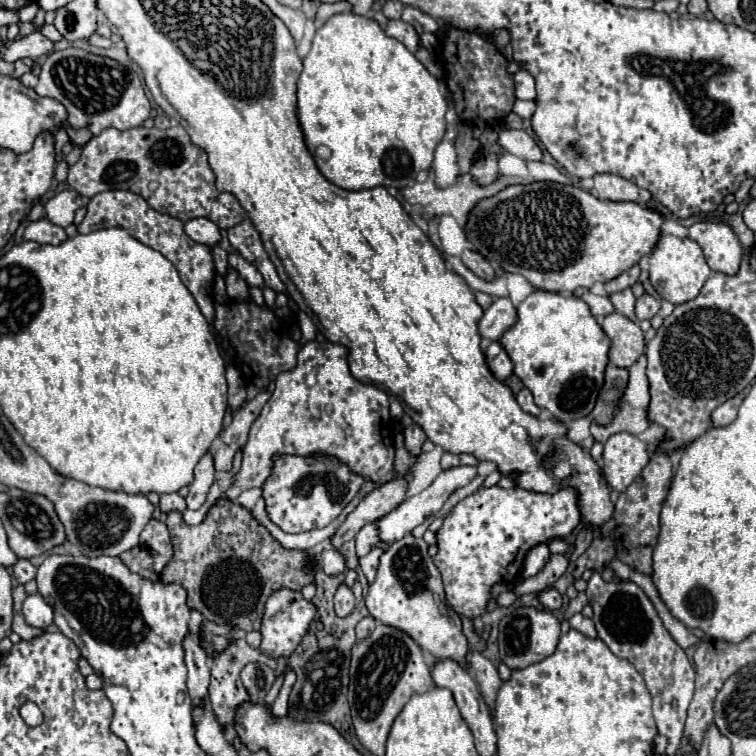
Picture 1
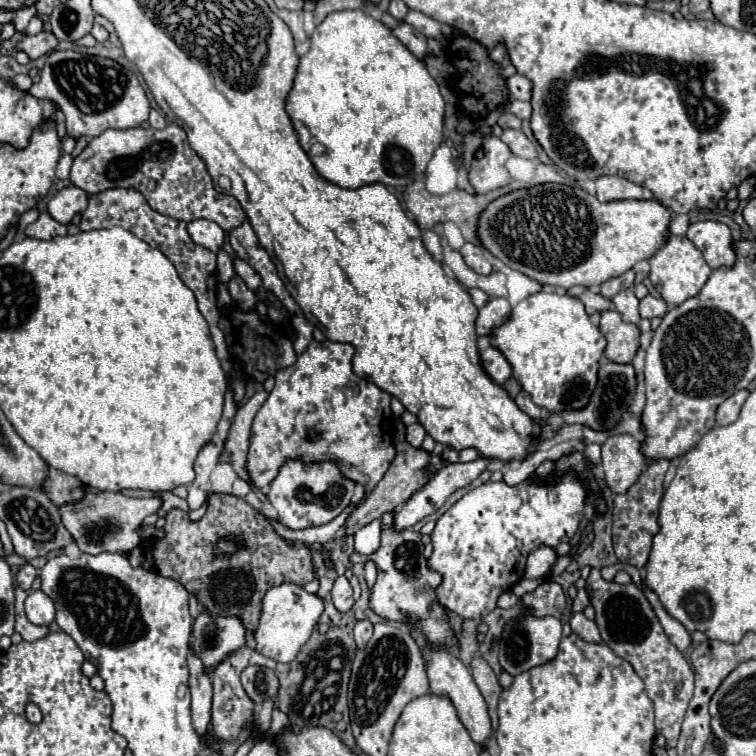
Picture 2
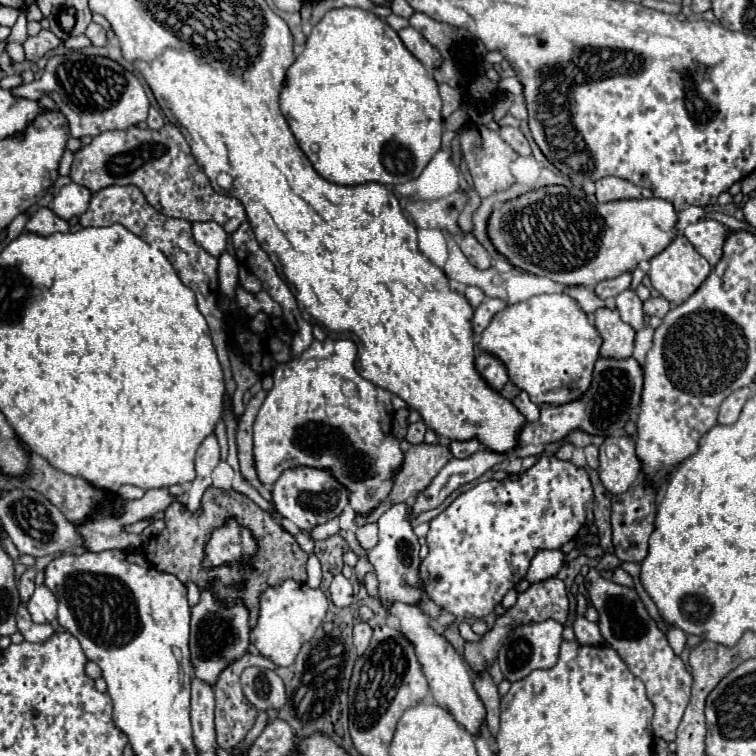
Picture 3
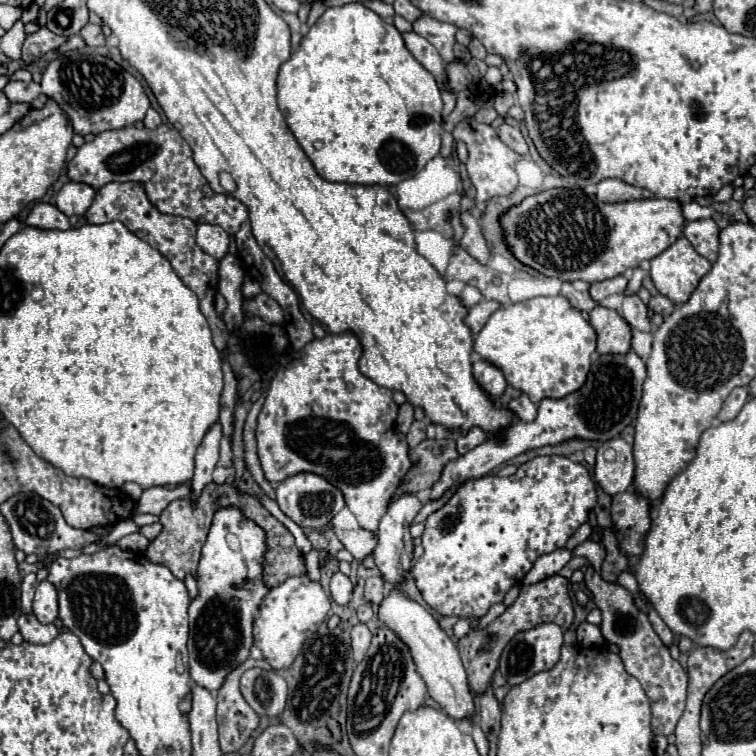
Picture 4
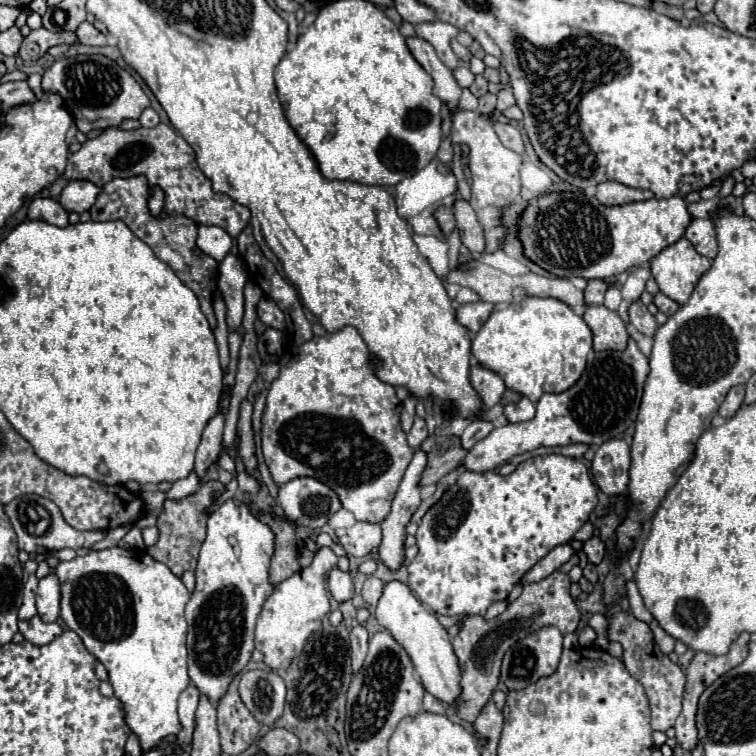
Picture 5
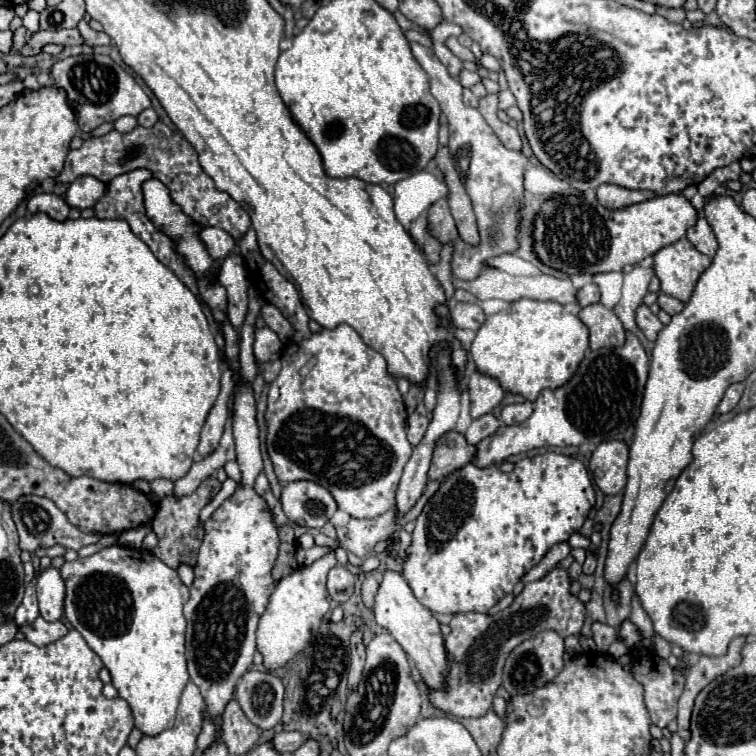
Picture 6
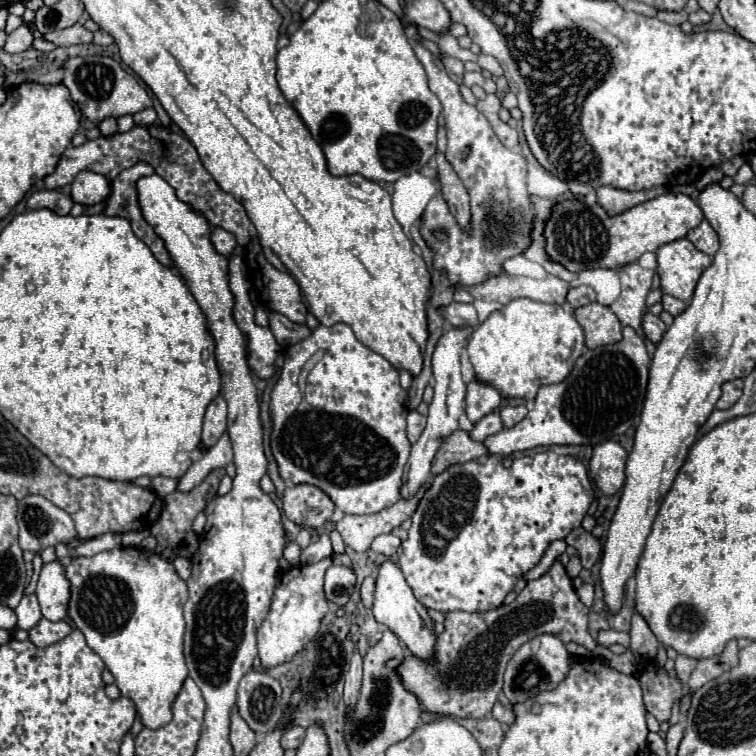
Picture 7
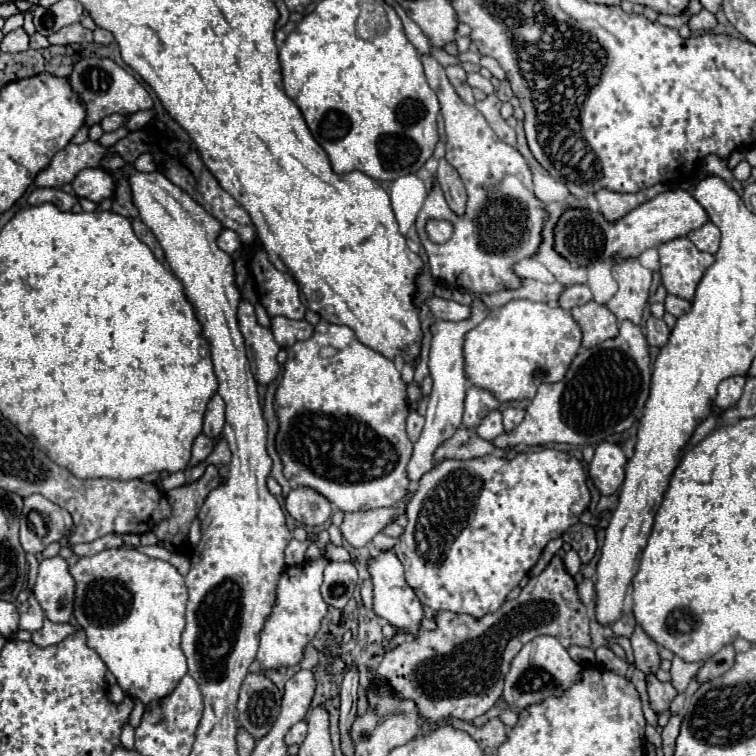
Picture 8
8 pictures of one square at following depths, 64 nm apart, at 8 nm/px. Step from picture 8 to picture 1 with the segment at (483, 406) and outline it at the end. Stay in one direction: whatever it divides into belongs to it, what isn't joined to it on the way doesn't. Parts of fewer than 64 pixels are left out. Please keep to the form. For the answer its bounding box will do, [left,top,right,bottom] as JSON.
[484,342,514,380]

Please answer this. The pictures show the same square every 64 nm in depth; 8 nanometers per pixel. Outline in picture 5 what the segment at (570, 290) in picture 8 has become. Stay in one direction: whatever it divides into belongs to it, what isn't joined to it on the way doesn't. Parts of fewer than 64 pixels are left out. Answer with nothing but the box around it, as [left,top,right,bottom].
[584,280,608,304]

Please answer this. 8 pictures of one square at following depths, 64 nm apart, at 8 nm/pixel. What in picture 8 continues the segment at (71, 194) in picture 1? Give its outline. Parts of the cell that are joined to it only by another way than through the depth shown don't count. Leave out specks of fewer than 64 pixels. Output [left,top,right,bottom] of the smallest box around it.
[72,168,114,202]

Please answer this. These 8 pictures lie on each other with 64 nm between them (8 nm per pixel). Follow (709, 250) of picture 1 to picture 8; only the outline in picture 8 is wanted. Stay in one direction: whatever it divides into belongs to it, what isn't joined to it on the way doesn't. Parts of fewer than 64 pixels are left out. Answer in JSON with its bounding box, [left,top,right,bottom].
[688,222,720,254]

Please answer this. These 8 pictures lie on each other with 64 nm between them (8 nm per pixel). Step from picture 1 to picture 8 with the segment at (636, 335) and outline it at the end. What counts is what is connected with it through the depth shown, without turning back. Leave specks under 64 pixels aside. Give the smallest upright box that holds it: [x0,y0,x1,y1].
[572,302,620,348]

